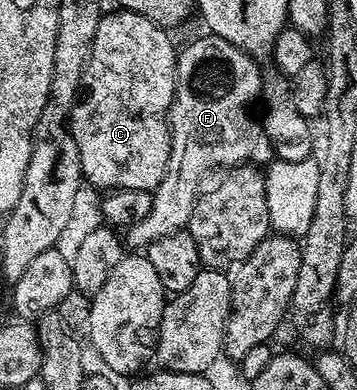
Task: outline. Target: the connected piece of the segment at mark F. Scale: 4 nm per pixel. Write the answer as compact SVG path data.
M205 33L205 36L199 39L193 39L184 48L183 46L178 50L177 53L177 88L173 94L173 106L169 108L169 125L171 128L171 157L169 158L169 164L165 170L165 176L163 181L159 186L153 191L153 204L151 205L151 213L147 213L147 217L143 217L143 221L139 221L135 225L131 225L124 232L123 242L124 246L129 249L148 249L155 241L159 241L159 237L167 237L168 235L174 235L177 231L183 231L188 228L189 218L191 213L195 209L199 196L202 194L203 186L201 187L201 182L204 181L205 175L217 168L225 167L224 169L232 169L236 166L240 166L248 159L253 151L257 147L258 141L261 141L263 135L263 127L260 120L253 119L253 105L258 103L260 97L262 96L265 84L265 77L262 77L261 71L256 64L258 63L254 56L247 54L243 50L239 50L237 46L231 45L229 41L224 41L224 39L218 37L212 33Z

